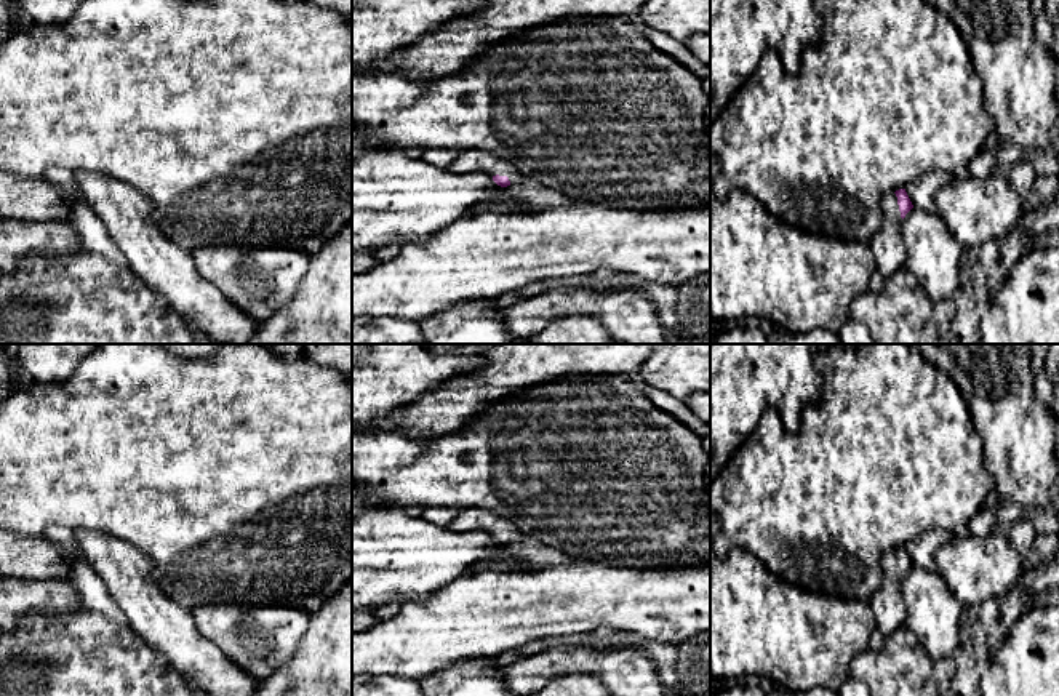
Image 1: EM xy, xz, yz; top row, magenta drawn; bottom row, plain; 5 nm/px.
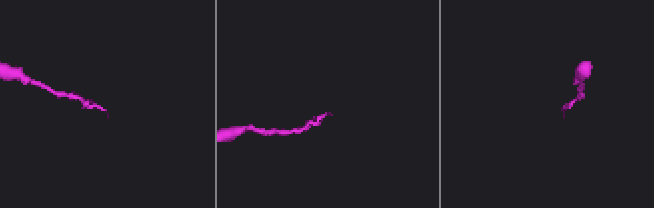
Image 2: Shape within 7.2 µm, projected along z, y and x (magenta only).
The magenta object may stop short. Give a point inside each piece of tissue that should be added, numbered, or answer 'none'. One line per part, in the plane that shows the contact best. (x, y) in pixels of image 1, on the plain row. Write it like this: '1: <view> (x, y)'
1: yz (888, 610)

